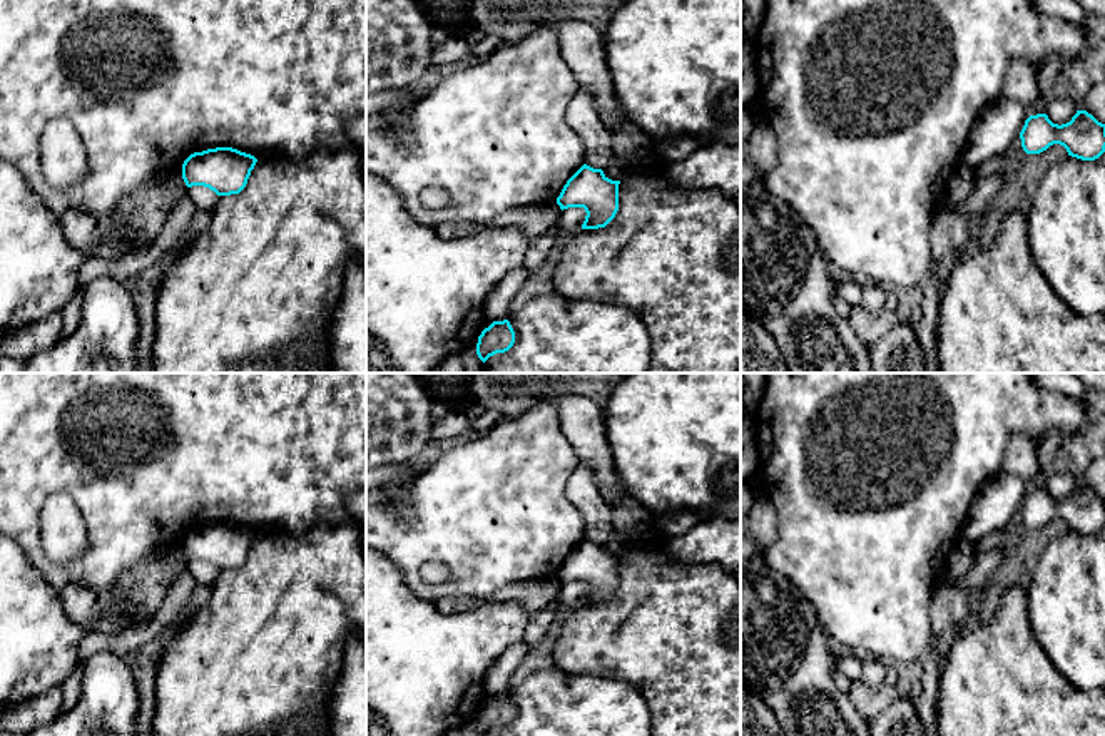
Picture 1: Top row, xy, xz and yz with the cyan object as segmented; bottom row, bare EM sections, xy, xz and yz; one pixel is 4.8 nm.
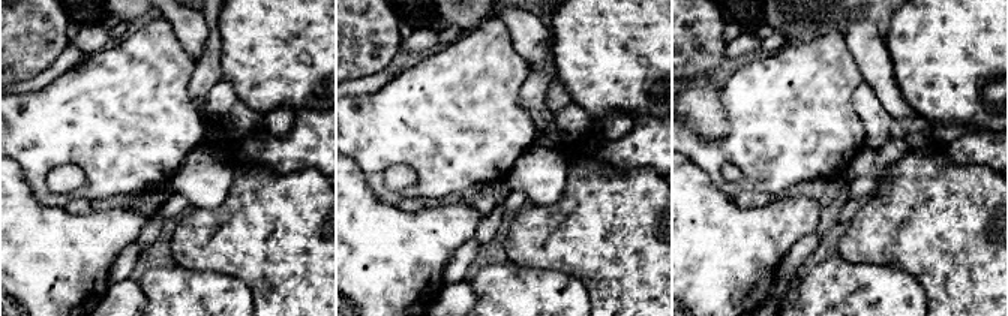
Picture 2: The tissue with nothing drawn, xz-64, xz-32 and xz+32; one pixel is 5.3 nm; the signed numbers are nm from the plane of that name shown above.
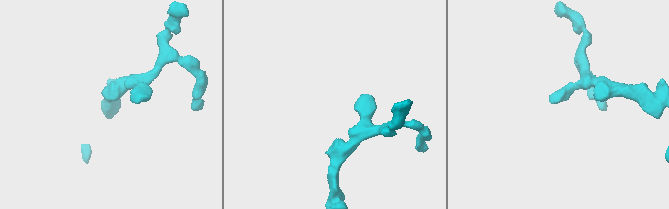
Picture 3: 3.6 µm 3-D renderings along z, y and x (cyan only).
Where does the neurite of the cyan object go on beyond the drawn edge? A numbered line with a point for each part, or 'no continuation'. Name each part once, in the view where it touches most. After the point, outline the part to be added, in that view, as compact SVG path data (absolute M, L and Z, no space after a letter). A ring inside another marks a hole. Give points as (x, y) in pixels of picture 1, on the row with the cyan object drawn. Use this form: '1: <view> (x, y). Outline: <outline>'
no continuation

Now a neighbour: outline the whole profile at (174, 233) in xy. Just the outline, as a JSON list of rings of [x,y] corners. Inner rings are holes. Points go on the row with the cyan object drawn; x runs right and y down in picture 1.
[[[184,194],[172,204],[160,233],[147,248],[127,253],[112,261],[89,258],[80,266],[77,293],[82,293],[85,284],[99,276],[112,276],[120,283],[139,279],[162,256],[177,253],[184,246],[196,211],[197,207],[192,199]]]

